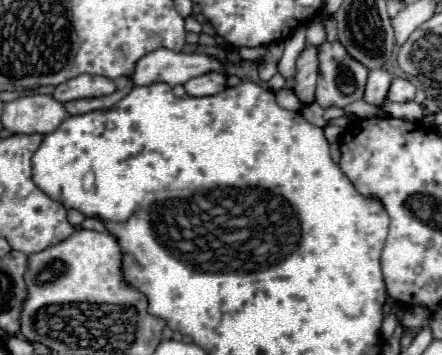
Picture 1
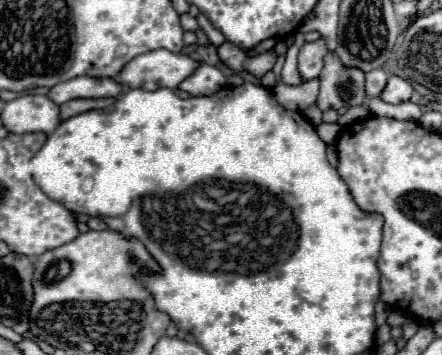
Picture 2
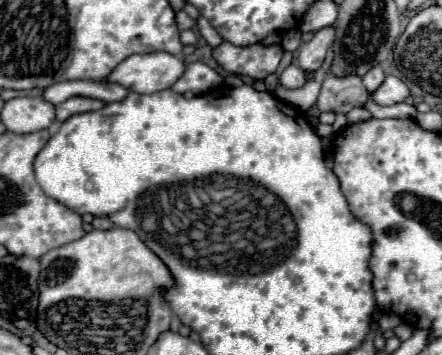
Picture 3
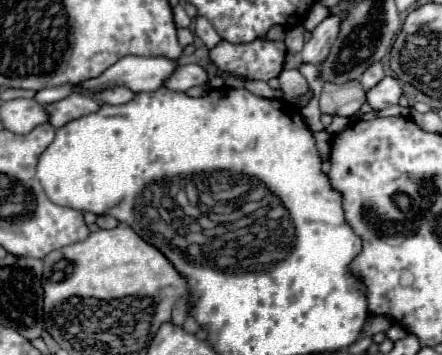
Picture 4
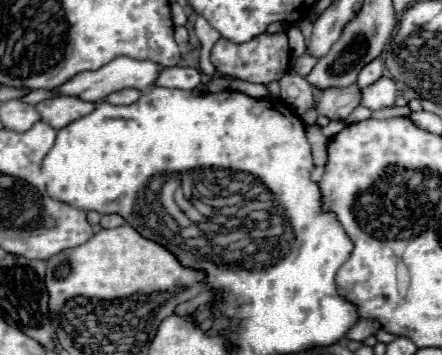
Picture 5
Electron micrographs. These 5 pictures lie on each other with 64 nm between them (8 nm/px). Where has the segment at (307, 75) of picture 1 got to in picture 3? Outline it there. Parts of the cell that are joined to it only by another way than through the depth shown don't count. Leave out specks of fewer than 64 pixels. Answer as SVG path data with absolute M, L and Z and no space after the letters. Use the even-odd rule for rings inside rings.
M324 28L314 34L310 42L302 42L298 48L298 64L304 72L316 72L326 58L328 48L334 42L334 28Z

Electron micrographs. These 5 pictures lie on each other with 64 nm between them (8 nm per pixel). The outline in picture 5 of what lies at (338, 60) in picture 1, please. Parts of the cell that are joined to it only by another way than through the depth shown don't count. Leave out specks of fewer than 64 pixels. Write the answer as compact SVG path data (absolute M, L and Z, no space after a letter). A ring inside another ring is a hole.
M356 84L348 88L326 88L322 90L318 112L328 116L330 120L346 120L348 114L360 104L360 98L362 90Z

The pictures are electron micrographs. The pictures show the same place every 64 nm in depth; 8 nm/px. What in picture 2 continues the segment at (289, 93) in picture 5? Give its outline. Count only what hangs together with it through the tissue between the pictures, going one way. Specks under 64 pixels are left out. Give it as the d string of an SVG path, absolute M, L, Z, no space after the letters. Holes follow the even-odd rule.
M296 32L294 36L294 42L288 46L288 52L286 52L286 62L284 62L284 68L282 68L282 82L284 84L302 84L302 78L298 74L298 68L296 68L296 56L298 56L298 50L302 48L304 44L304 34L302 32Z

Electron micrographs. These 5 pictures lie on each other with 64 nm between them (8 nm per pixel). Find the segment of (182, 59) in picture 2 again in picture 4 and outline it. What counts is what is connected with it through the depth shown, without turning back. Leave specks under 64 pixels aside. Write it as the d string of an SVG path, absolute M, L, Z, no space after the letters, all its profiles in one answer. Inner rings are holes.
M124 56L98 78L82 82L82 88L98 92L114 86L126 86L136 94L154 92L156 88L164 86L176 68L178 62L164 56Z

